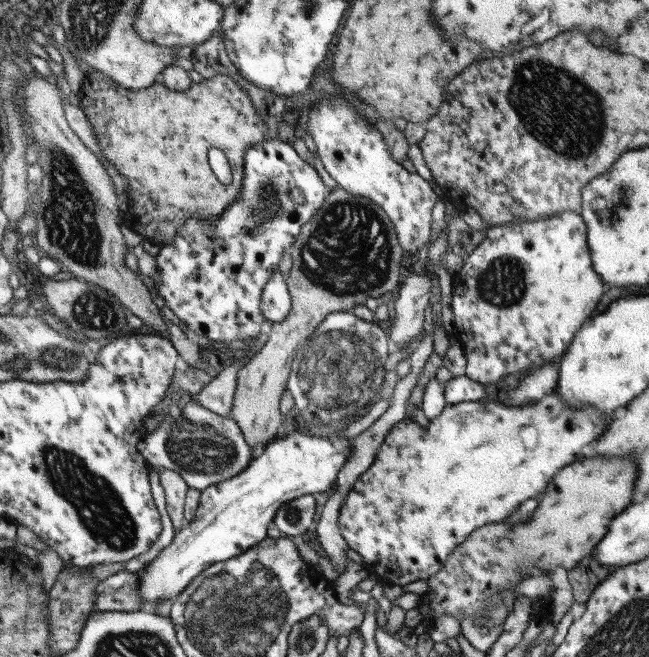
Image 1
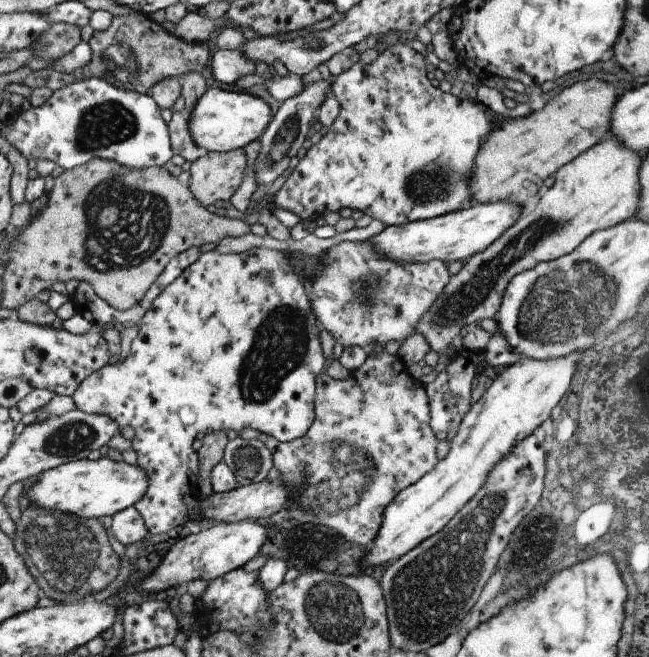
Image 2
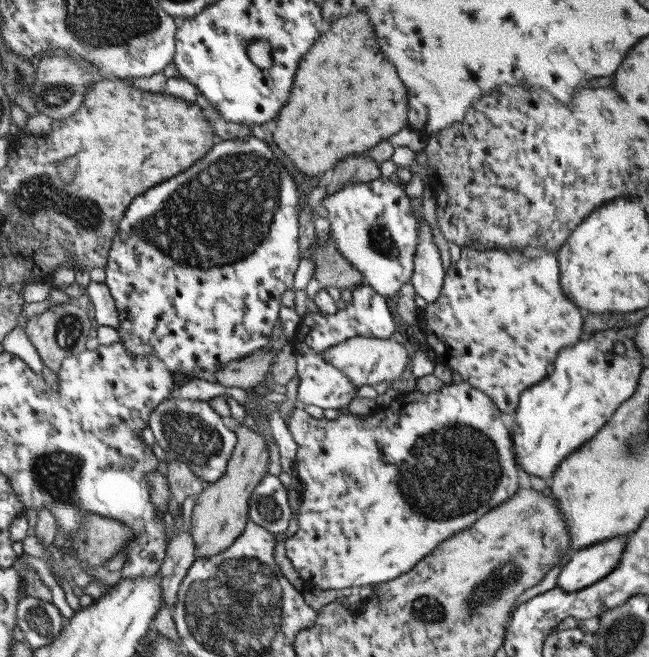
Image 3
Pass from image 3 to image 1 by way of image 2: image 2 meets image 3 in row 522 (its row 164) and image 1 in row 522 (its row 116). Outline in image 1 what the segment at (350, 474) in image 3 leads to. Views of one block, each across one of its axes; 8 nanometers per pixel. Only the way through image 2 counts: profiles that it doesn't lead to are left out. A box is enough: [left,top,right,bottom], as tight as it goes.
[337,394,612,586]

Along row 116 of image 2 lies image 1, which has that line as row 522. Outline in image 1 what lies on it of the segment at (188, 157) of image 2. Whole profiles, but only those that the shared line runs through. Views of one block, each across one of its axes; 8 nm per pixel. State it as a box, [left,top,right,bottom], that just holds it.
[159,467,189,533]

